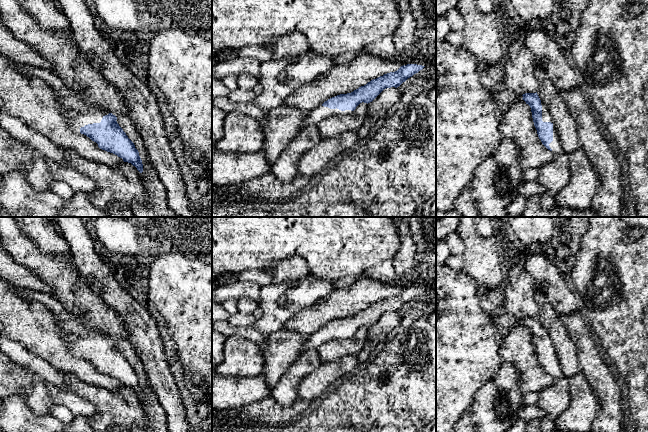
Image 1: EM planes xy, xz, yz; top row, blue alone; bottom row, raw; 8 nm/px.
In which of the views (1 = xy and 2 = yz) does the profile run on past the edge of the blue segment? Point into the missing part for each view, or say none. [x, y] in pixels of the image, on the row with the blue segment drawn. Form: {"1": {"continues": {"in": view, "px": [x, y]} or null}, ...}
{"1": {"continues": {"in": "xy", "px": [80, 111]}}, "2": {"continues": {"in": "yz", "px": [555, 145]}}}

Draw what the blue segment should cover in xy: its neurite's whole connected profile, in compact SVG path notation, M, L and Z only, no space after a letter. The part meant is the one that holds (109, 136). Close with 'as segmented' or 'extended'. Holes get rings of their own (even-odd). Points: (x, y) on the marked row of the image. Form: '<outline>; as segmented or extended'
M18 64L26 73L41 78L61 95L70 125L77 133L89 137L102 150L113 153L143 172L142 160L134 143L117 123L117 117L101 106L91 103L83 94L63 83L51 70Z; extended

